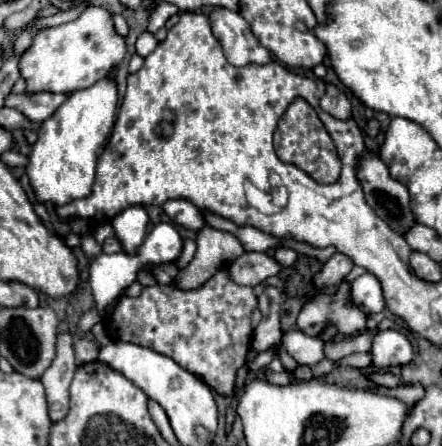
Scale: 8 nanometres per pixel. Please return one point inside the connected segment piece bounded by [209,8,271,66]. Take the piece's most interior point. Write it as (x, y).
(240, 46)

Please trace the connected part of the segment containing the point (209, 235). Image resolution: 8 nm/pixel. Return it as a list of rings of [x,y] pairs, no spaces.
[[[203,226],[197,232],[197,252],[191,264],[179,272],[175,284],[183,290],[199,288],[207,278],[215,274],[221,266],[227,266],[237,258],[237,254],[243,254],[241,242],[231,236],[229,232],[215,230],[211,226]]]

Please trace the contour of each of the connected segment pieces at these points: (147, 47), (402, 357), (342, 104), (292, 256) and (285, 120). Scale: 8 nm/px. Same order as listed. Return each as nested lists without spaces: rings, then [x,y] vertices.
[[[143,32],[143,34],[137,38],[137,44],[135,44],[137,54],[139,54],[141,58],[145,58],[147,54],[151,54],[151,50],[155,50],[155,46],[157,46],[157,38],[155,38],[151,32]]]
[[[383,330],[373,336],[371,340],[371,366],[373,368],[405,366],[411,360],[413,360],[413,348],[401,332]]]
[[[327,84],[325,94],[321,98],[321,108],[335,118],[349,118],[351,116],[351,104],[349,104],[347,96],[333,84]]]
[[[277,248],[273,258],[275,258],[281,266],[295,266],[299,254],[297,254],[295,250],[291,250],[291,248]]]
[[[295,100],[287,112],[281,116],[277,130],[275,130],[275,152],[279,160],[295,164],[297,168],[305,170],[315,182],[319,184],[333,184],[339,180],[341,172],[341,160],[337,156],[335,144],[327,130],[323,128],[321,120],[317,118],[315,110],[305,100]]]

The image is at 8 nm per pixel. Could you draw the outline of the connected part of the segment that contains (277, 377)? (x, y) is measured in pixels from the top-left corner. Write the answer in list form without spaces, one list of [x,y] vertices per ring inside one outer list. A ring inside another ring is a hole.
[[[264,369],[264,373],[268,382],[275,385],[287,385],[290,384],[294,375],[291,372],[283,371],[281,373],[275,373],[269,369]]]

